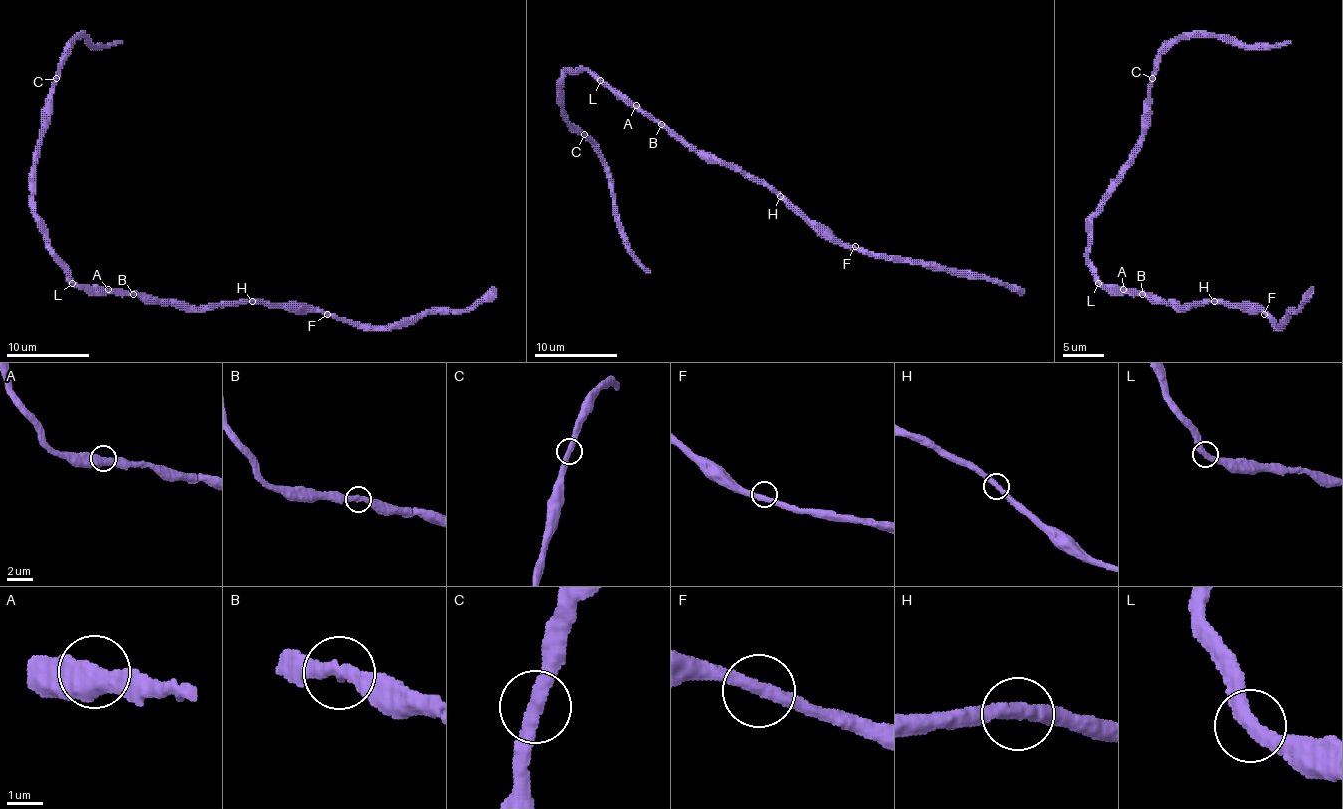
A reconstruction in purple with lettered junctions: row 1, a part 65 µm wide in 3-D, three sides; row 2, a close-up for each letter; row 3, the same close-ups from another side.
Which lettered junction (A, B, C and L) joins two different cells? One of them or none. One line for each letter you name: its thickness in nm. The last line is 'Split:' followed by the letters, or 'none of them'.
Split: none of them

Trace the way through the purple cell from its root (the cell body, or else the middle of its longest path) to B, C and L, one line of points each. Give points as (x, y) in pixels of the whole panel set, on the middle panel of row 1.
B: (631, 107), (640, 107), (660, 124)
C: (631, 107), (588, 70), (567, 72), (561, 84), (561, 109), (563, 115), (584, 134)
L: (631, 107), (600, 80)

